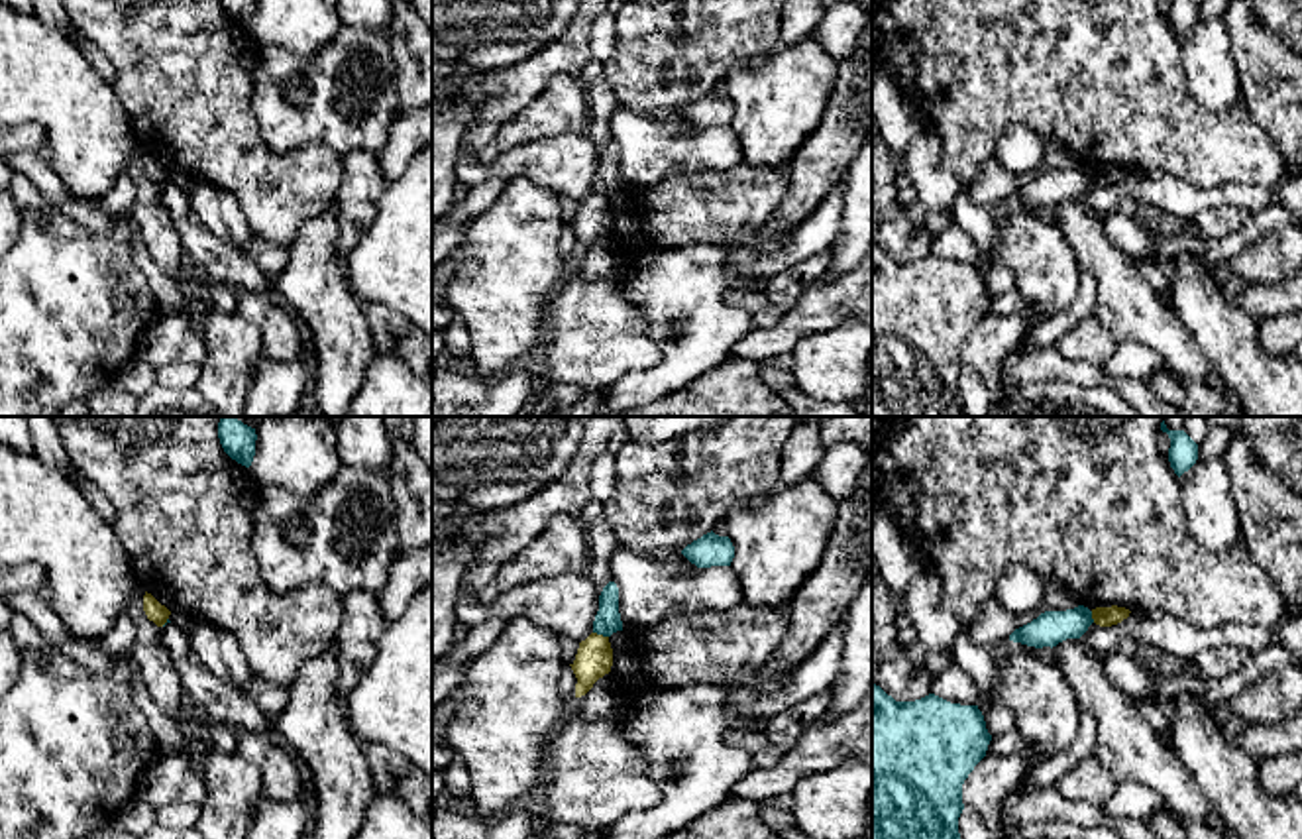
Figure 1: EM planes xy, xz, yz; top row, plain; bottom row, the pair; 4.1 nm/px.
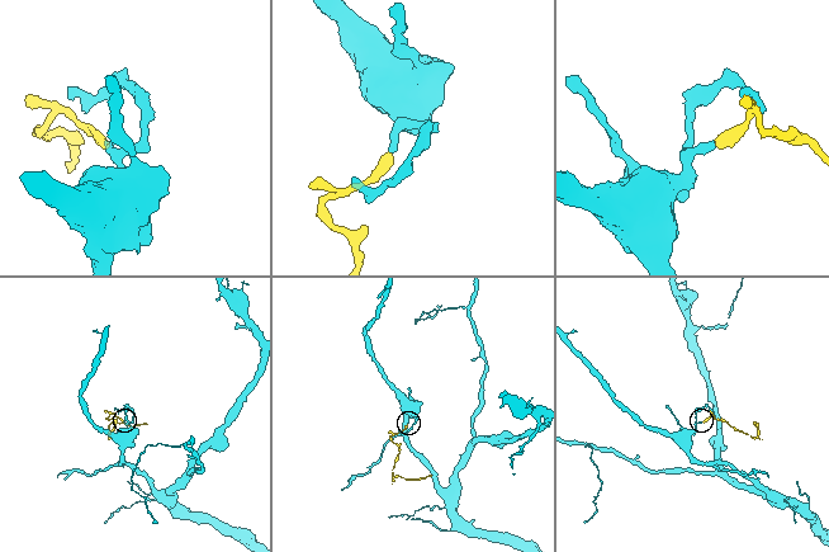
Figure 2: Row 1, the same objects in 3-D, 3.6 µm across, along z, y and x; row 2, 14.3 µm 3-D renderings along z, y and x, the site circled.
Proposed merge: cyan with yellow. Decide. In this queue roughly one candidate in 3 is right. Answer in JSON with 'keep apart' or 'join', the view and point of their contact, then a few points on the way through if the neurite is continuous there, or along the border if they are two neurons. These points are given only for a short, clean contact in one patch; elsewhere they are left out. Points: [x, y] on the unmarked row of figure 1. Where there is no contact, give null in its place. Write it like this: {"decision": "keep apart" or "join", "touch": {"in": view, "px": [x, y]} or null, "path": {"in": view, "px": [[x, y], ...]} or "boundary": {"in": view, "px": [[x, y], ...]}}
{"decision": "keep apart", "touch": {"in": "xz", "px": [601, 193]}, "boundary": {"in": "xz", "px": [[594, 191], [607, 197]]}}

